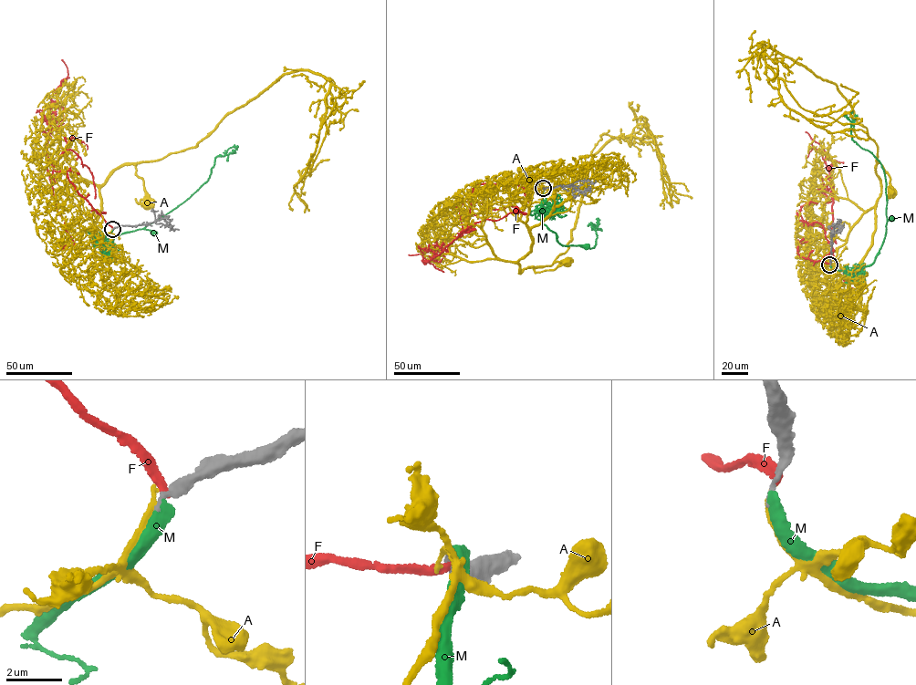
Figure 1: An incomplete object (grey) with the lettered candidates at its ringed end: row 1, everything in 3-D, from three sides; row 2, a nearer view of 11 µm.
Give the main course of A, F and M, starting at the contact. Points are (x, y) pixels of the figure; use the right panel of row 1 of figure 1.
A: (829, 265), (843, 270), (837, 260), (828, 264), (832, 273), (854, 274), (870, 244), (878, 163), (890, 192)
F: (830, 264), (806, 259), (798, 245), (832, 233), (835, 263), (853, 288), (848, 295)
M: (829, 264), (831, 268), (854, 272), (869, 265), (880, 248), (887, 222), (890, 218)

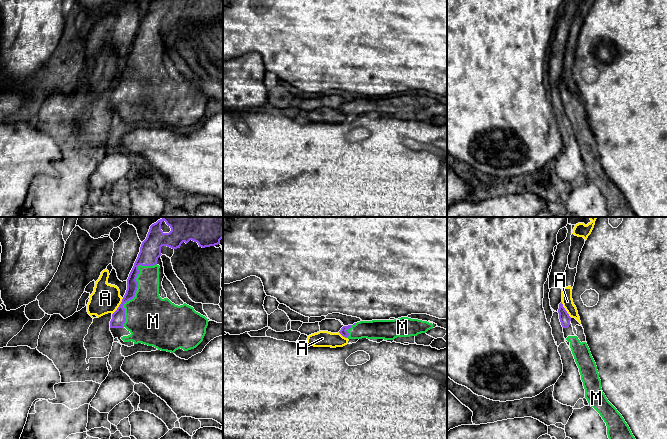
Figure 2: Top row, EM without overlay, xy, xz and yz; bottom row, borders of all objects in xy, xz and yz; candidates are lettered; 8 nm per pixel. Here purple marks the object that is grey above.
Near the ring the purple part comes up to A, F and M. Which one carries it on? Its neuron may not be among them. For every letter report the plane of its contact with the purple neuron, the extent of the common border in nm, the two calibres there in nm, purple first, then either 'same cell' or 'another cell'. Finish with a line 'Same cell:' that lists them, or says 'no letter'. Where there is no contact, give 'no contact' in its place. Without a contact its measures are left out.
A: contact in xy; length 160 nm; calibres 110 and 220 nm; another cell
F: no contact; another cell
M: contact in xy; length 600 nm; calibres 130 and 360 nm; same cell
Same cell: M

